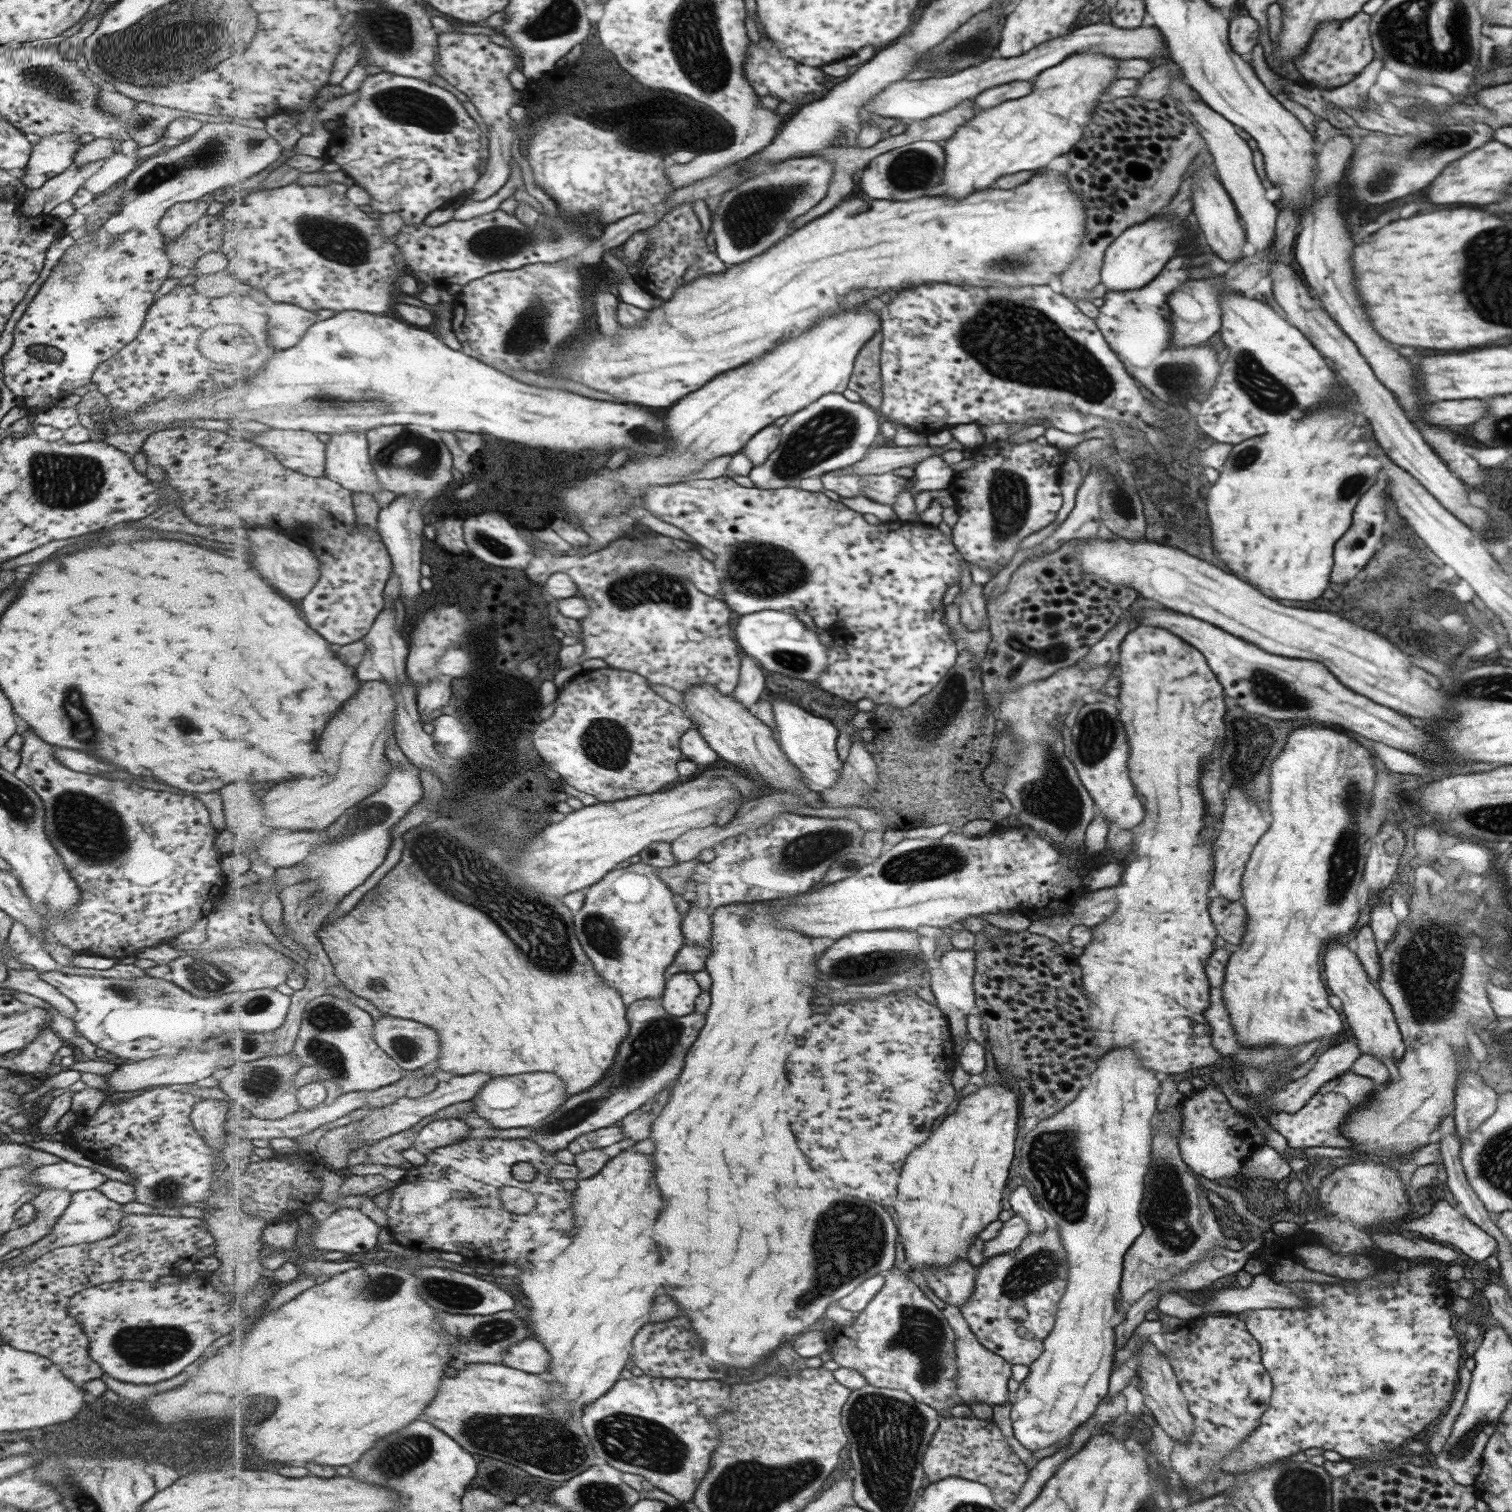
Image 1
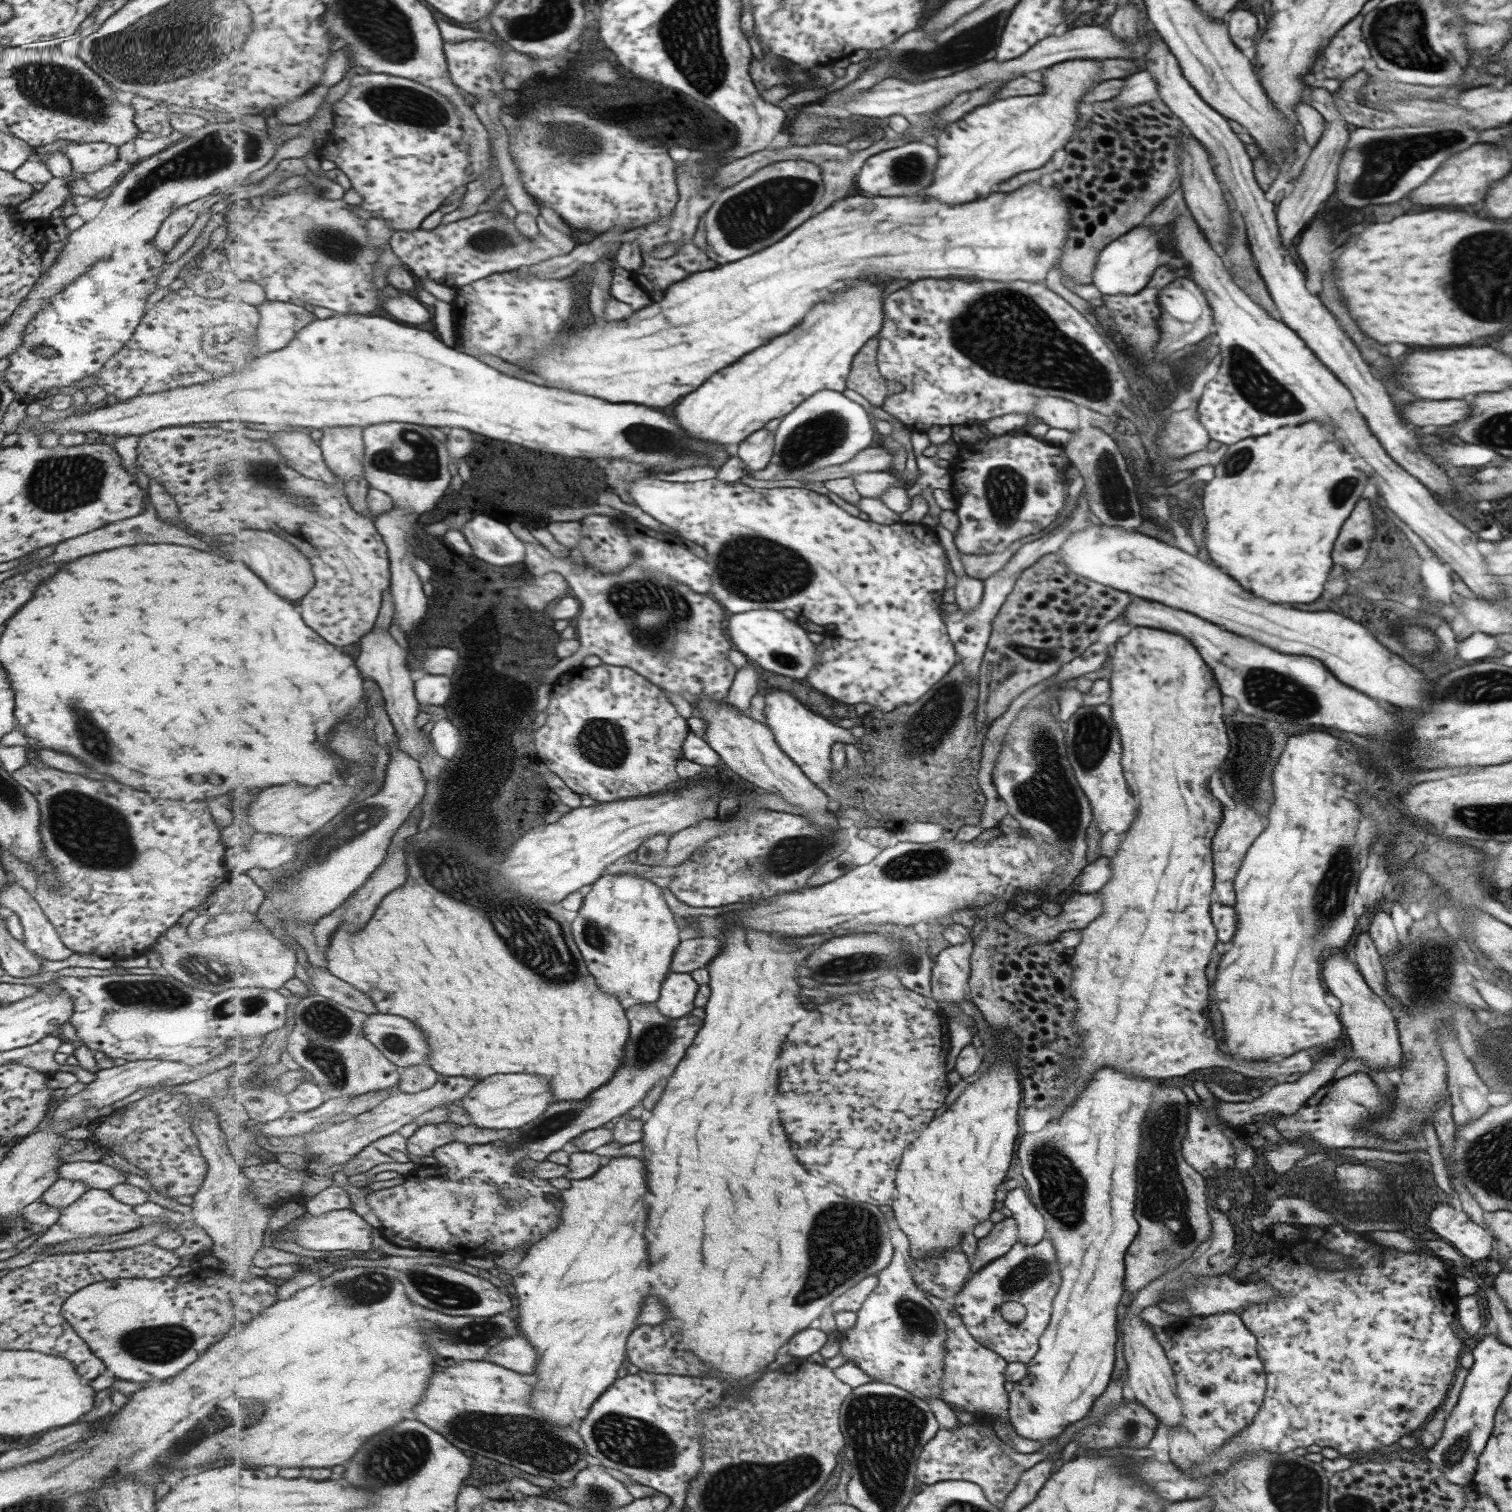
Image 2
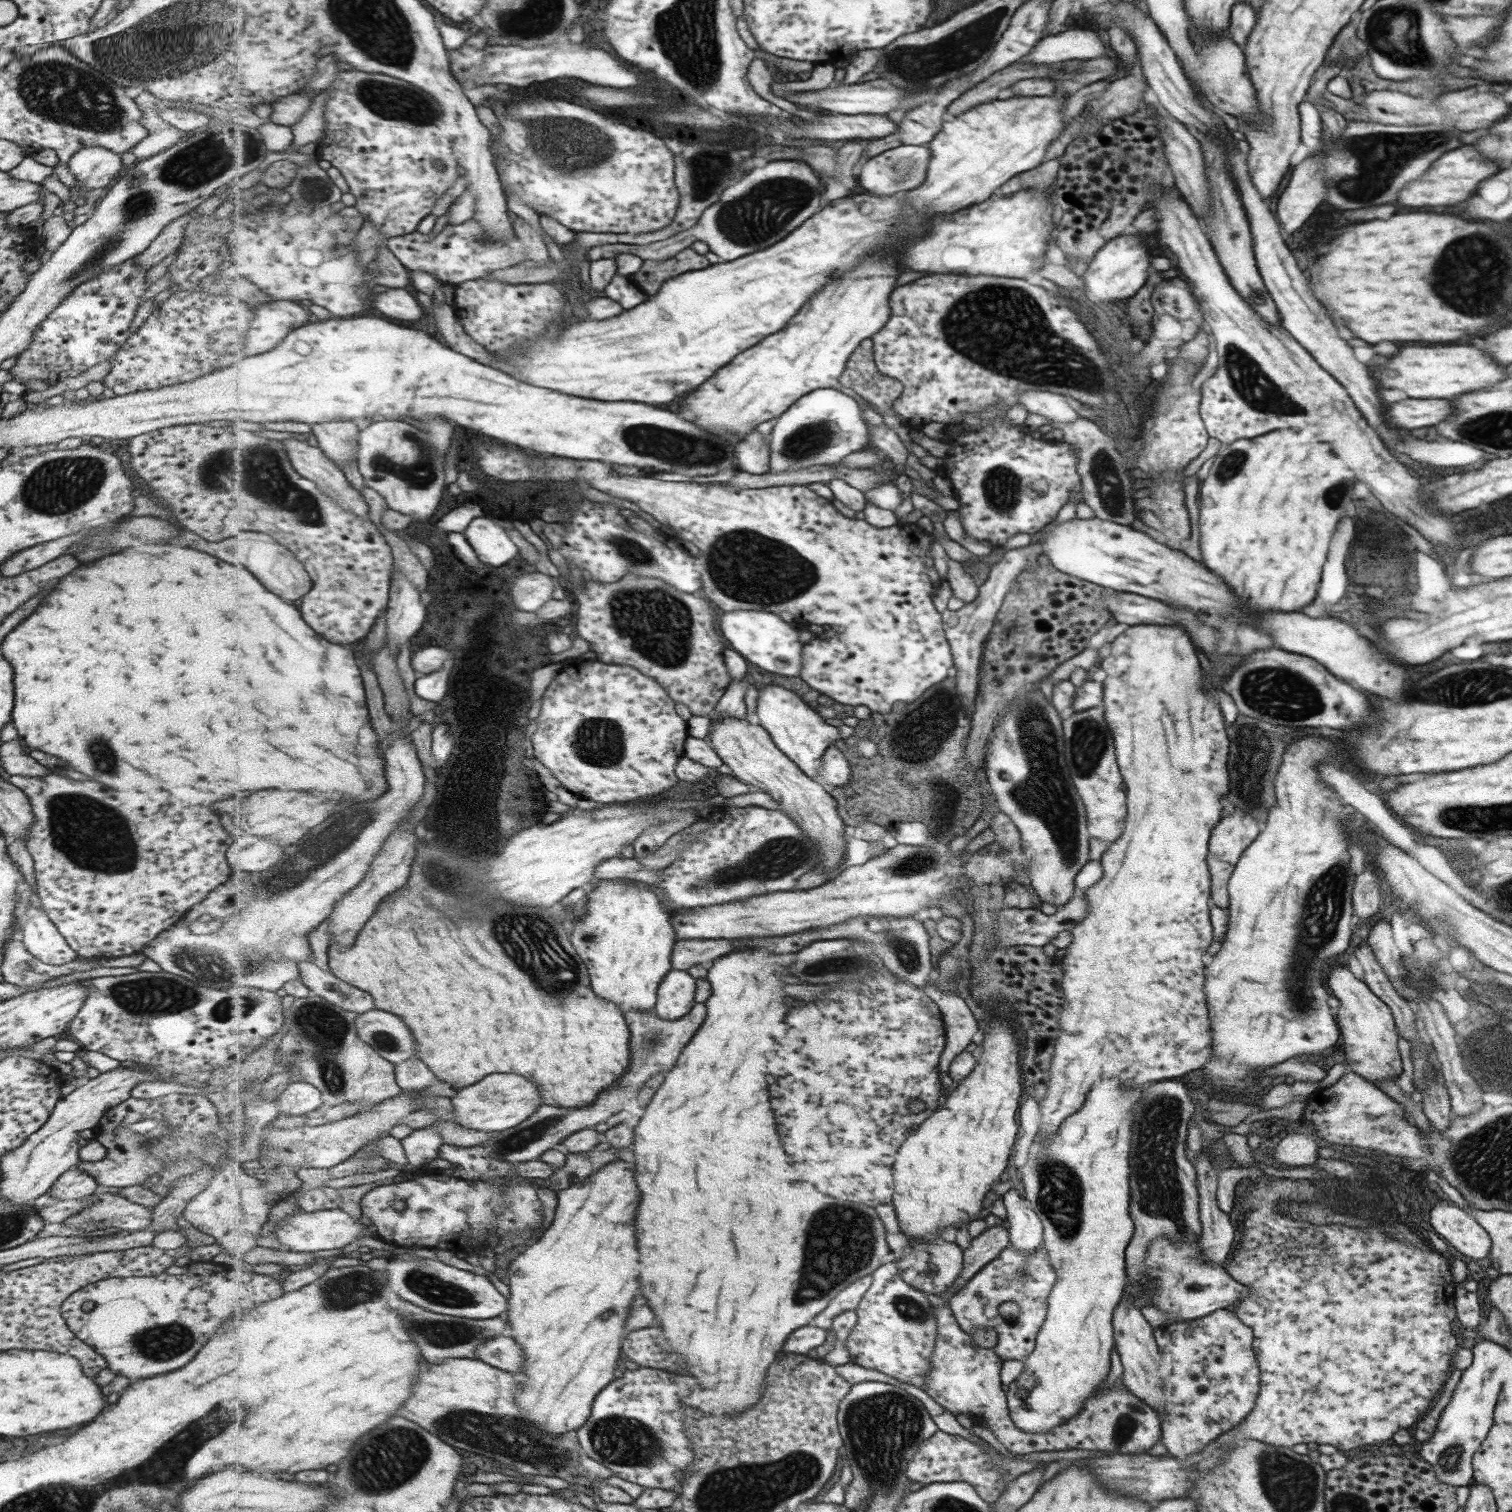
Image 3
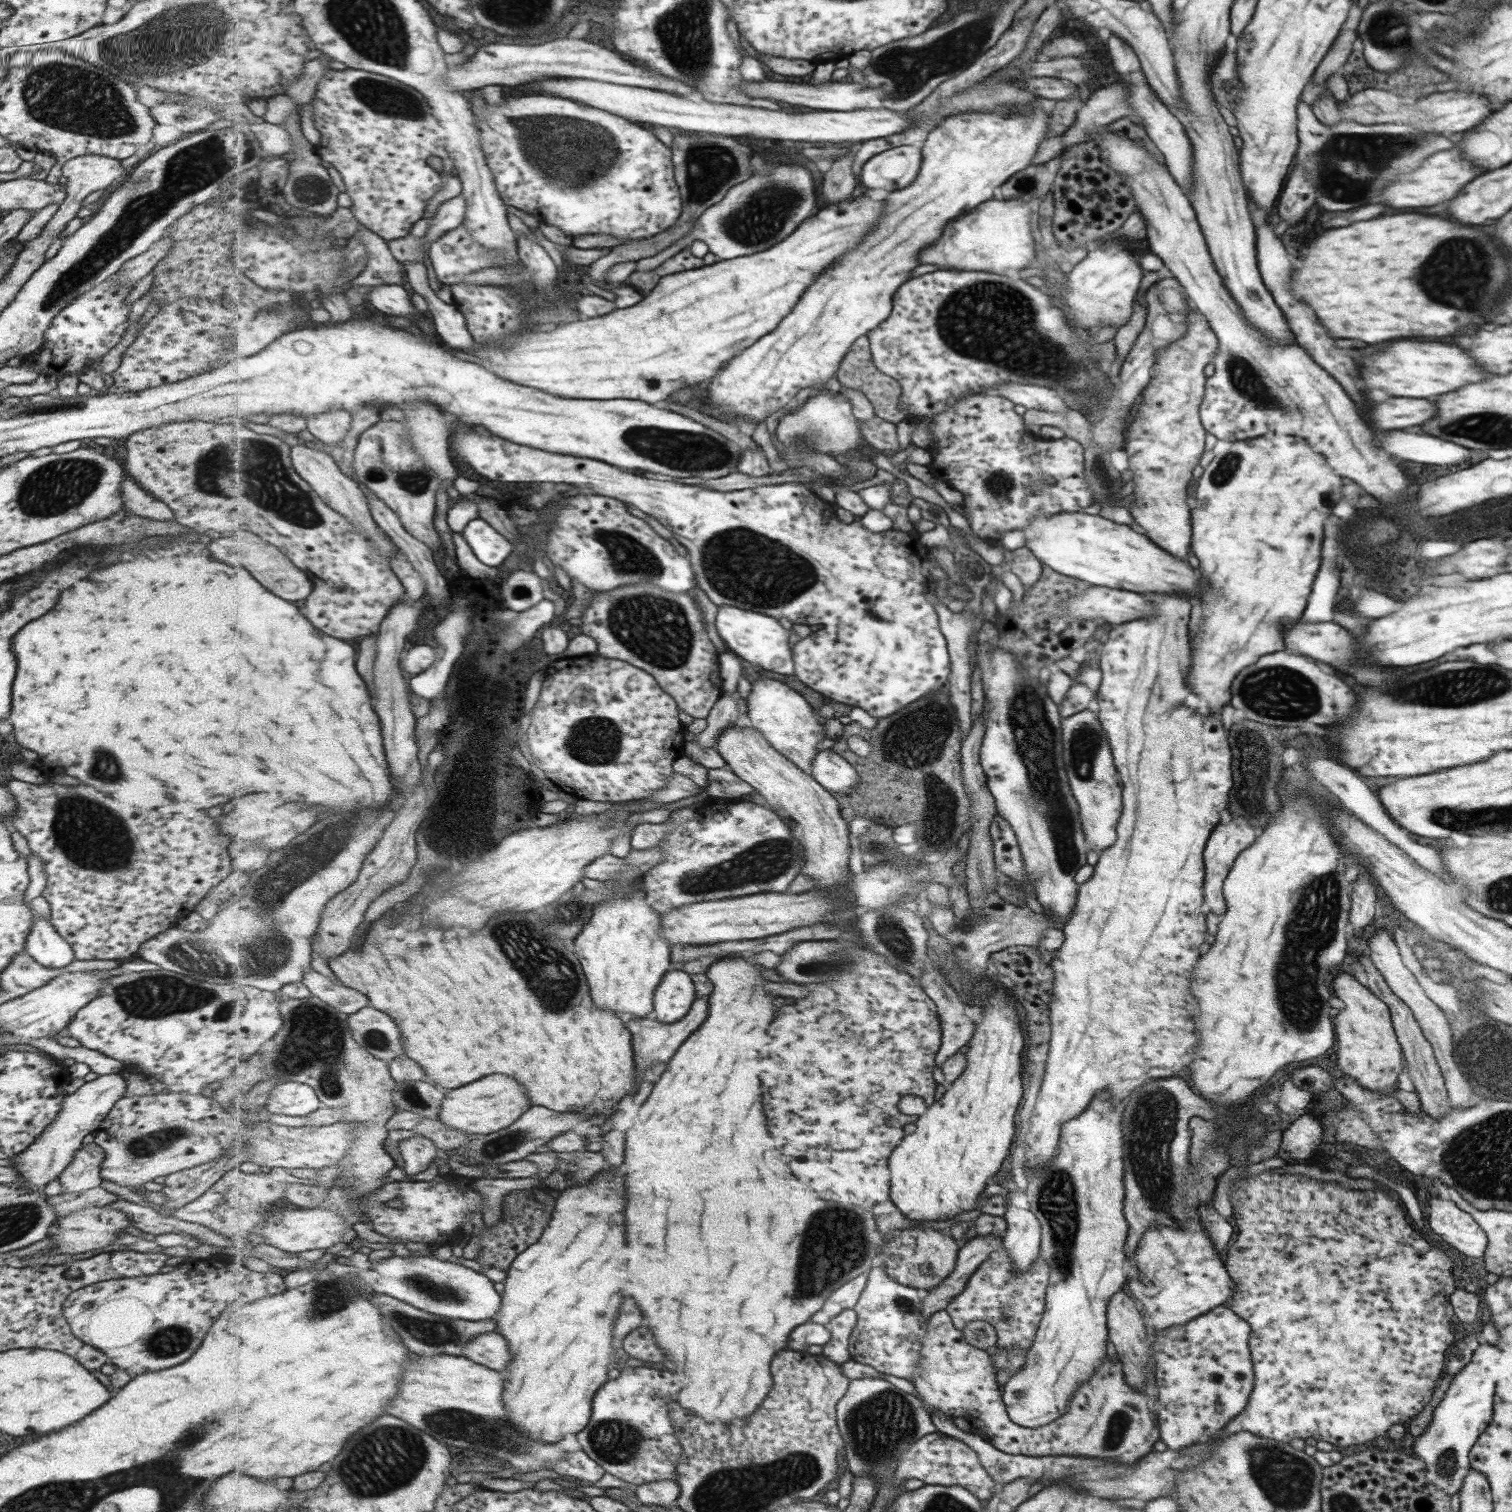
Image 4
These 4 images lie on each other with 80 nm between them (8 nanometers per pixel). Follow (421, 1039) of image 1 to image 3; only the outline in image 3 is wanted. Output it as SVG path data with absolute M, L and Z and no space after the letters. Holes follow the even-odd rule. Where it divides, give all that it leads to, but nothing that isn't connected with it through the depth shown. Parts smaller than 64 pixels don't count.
M378 1008L364 1012L357 1017L356 1027L359 1036L389 1062L399 1064L417 1056L413 1032L395 1013Z

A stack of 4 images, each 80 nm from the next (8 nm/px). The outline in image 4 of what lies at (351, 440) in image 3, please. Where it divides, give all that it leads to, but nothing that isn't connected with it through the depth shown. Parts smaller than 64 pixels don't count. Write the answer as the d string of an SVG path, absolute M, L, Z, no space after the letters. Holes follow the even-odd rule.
M330 410L307 417L308 431L325 444L340 444L349 434L353 419L346 410Z

